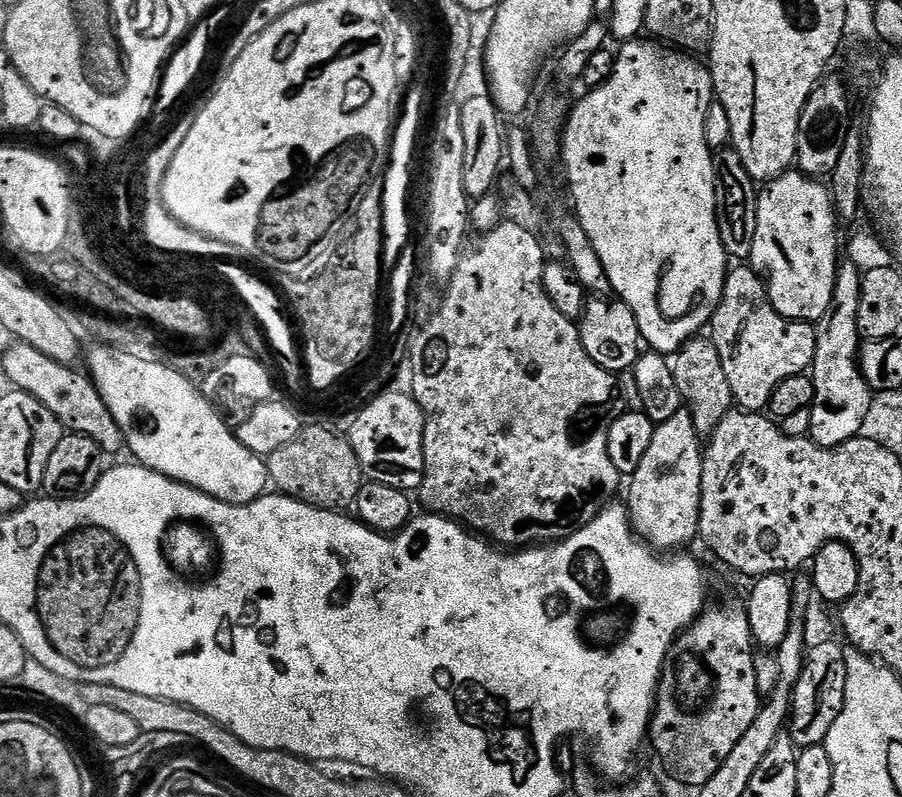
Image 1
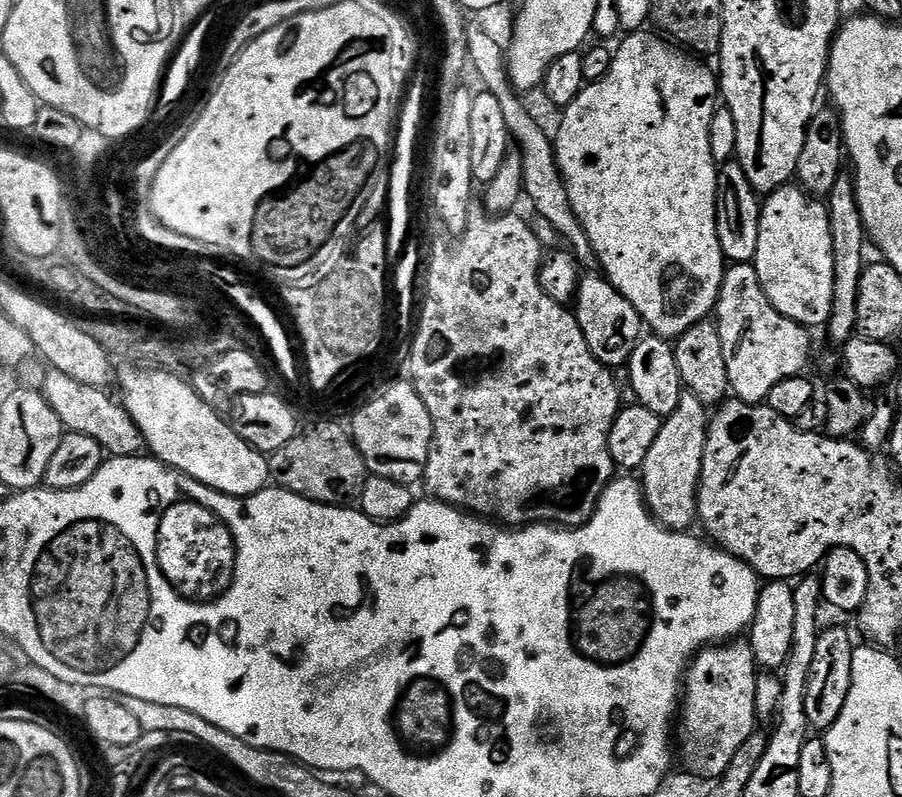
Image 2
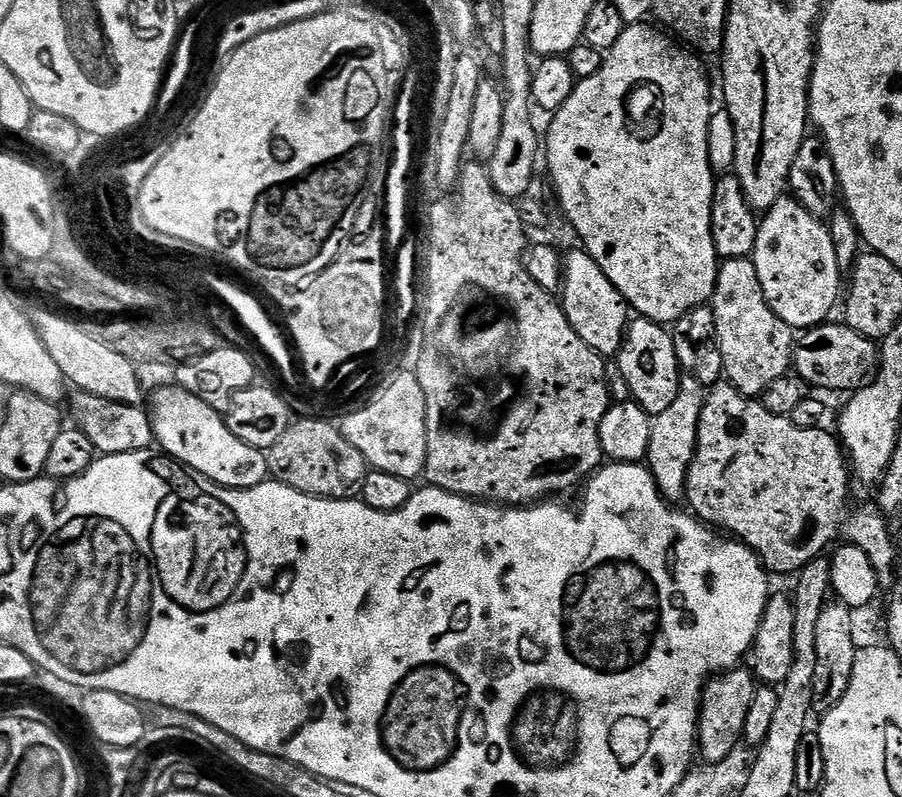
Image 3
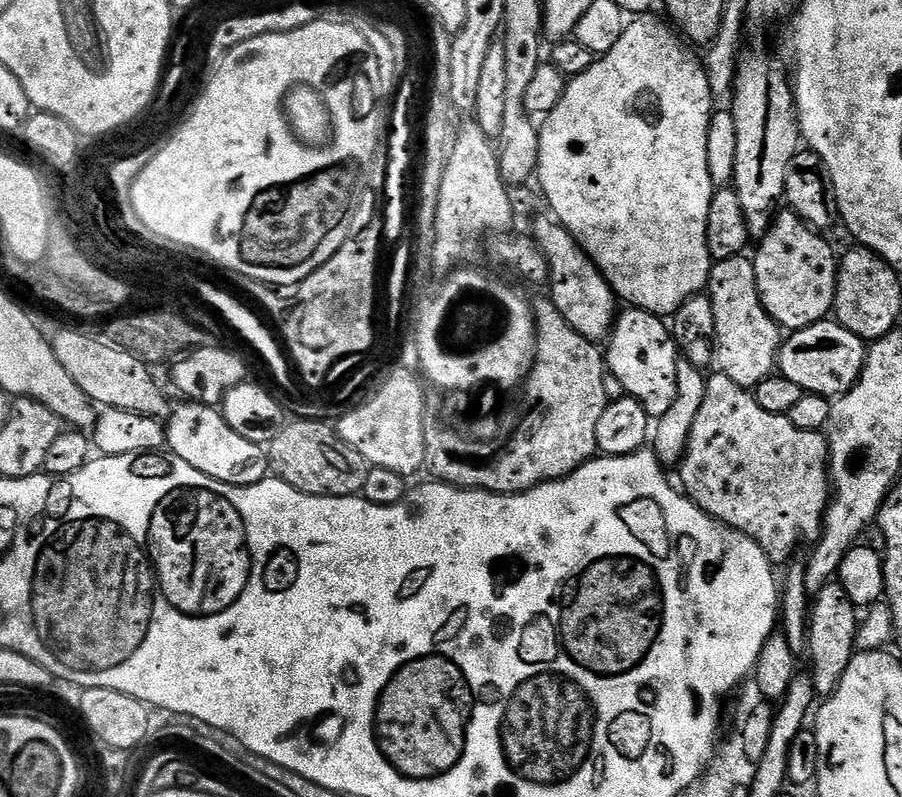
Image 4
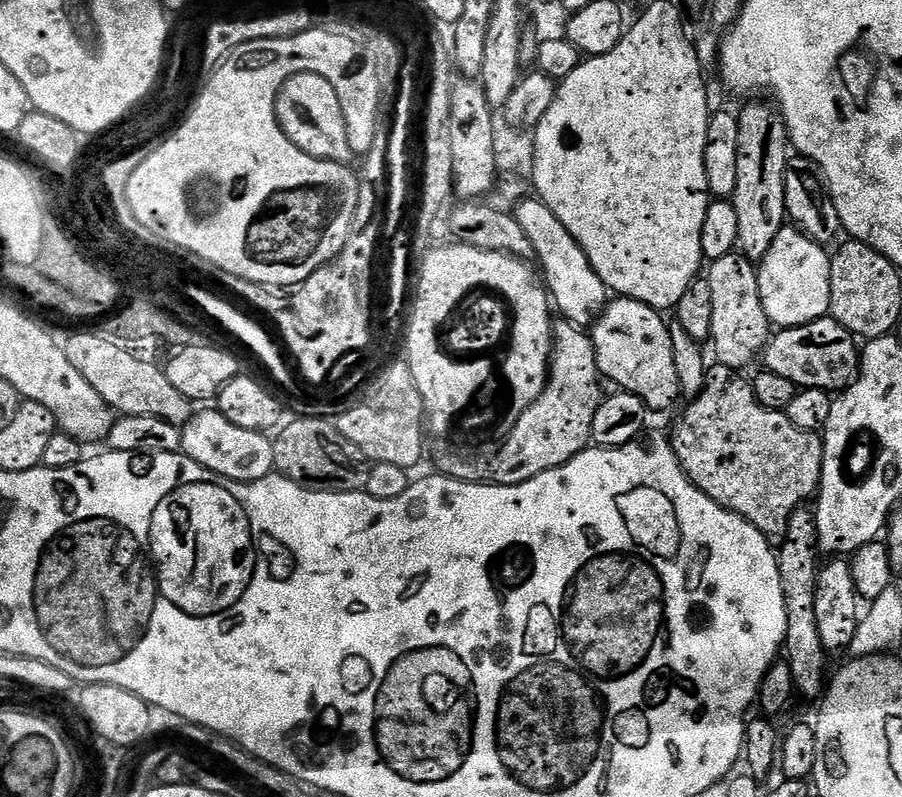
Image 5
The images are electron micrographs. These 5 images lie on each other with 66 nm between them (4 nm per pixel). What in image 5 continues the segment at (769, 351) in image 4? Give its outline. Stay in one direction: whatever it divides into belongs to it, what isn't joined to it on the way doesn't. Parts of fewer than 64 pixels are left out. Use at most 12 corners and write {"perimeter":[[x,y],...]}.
{"perimeter":[[736,250],[707,265],[710,345],[744,370],[770,339],[757,265]]}

